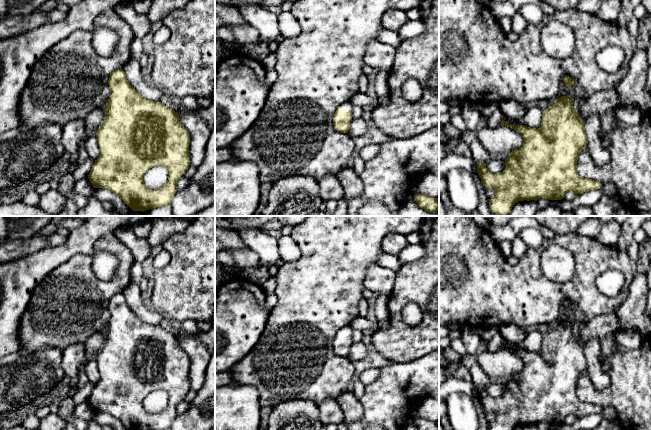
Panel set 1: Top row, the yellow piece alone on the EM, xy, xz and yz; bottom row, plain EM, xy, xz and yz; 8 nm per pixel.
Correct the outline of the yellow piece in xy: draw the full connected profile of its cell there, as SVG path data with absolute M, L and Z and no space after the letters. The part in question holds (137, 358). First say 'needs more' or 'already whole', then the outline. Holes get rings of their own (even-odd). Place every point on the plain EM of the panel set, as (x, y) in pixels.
already whole | M122 292L109 301L110 320L106 327L104 345L96 356L100 379L95 384L88 399L94 412L104 412L118 419L128 430L165 430L172 427L177 416L177 406L190 391L190 358L180 345L178 336L159 325L151 325L141 320L129 308ZM154 390L165 391L168 396L167 407L155 414L147 412L143 406L145 397Z

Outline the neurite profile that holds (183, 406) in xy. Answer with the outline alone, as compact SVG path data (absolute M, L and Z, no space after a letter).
M181 400L179 405L177 406L177 415L185 413L187 410L191 408L194 402L187 402L185 400Z

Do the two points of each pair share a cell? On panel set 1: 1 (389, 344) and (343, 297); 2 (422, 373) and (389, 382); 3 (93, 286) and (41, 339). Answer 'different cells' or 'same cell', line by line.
1: different cells
2: same cell
3: same cell

